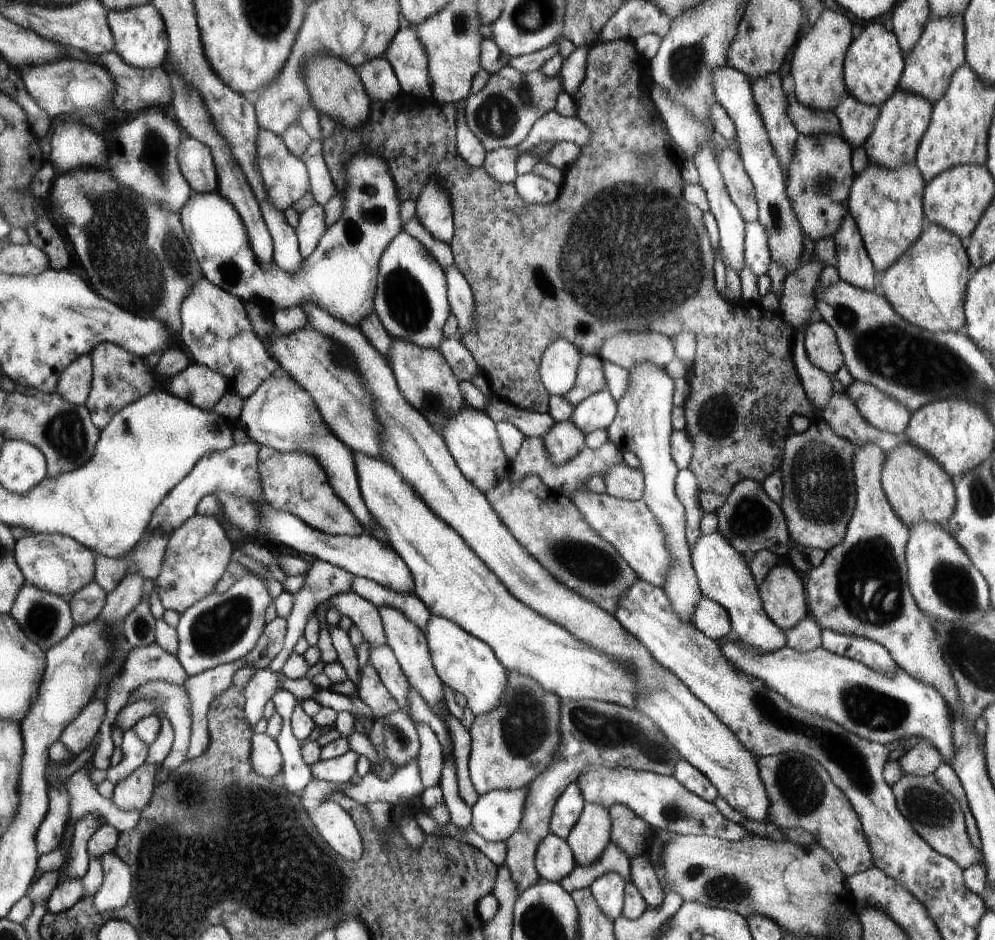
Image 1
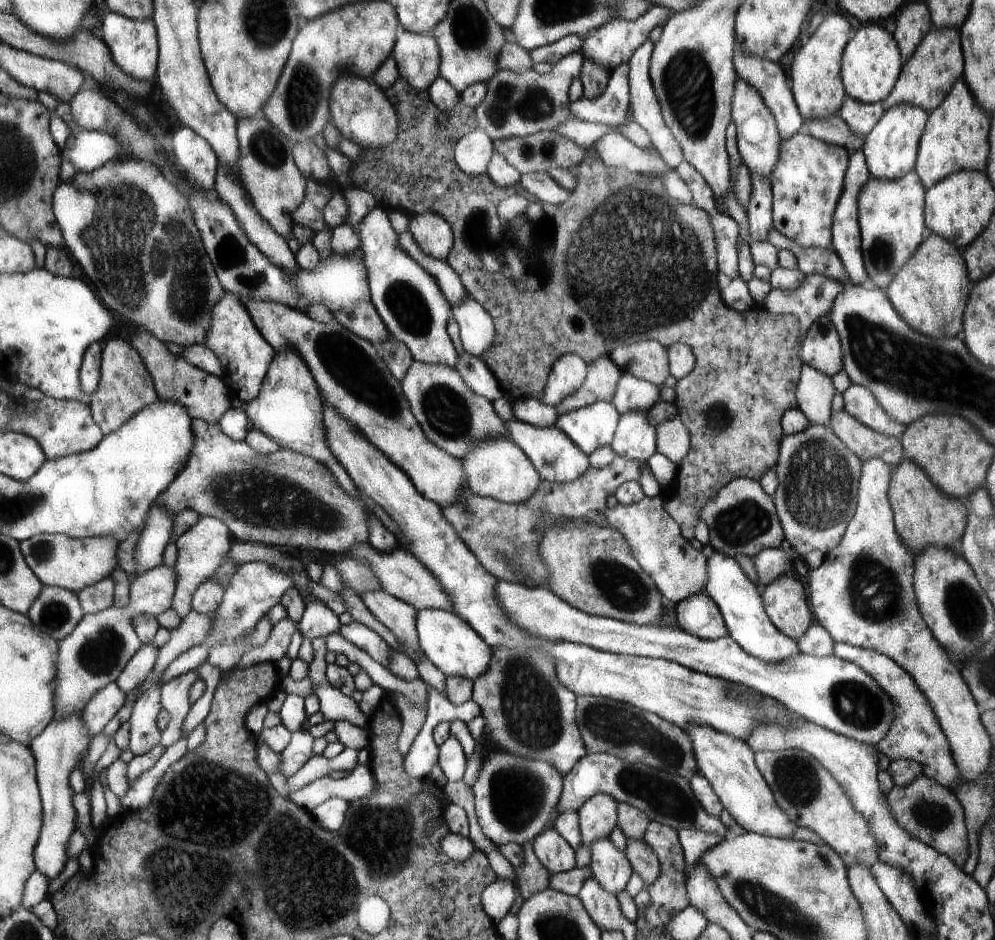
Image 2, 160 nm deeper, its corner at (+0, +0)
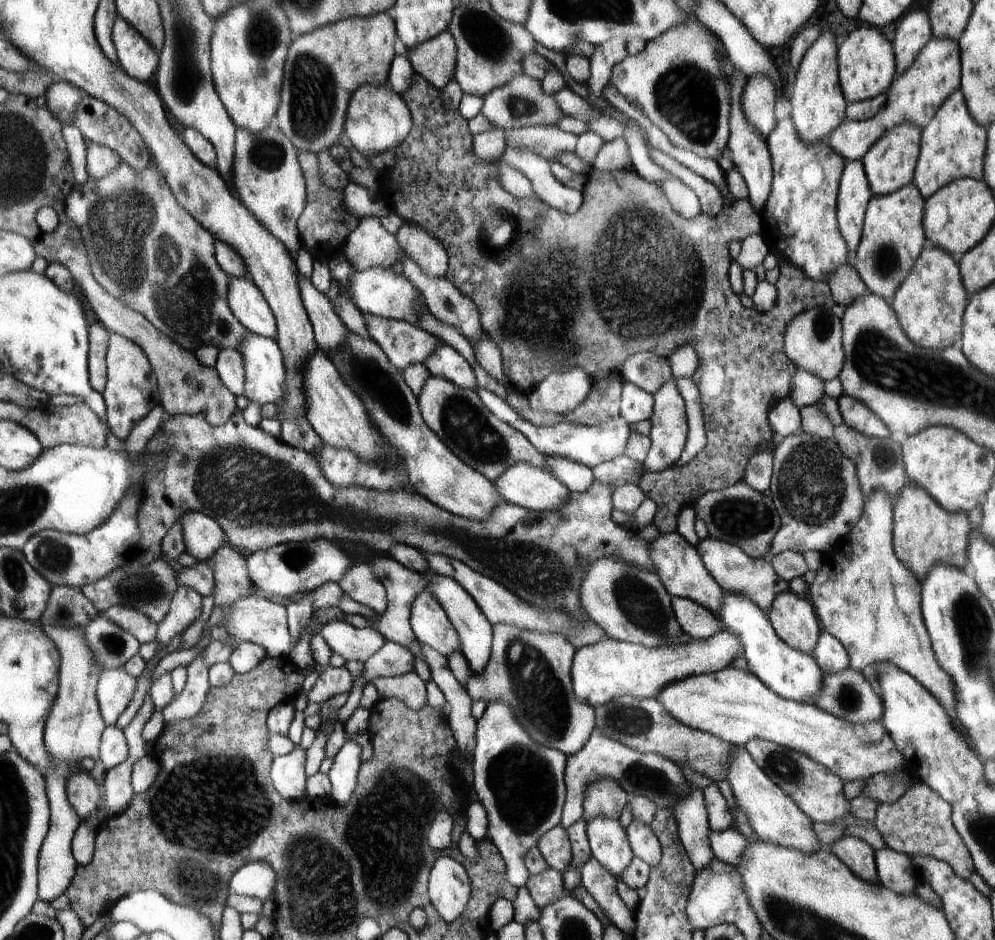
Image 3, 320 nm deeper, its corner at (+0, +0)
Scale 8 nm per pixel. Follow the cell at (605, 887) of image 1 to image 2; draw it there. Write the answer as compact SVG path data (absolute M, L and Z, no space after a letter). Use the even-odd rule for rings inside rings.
M608 838L592 844L591 874L610 894L618 895L633 876L633 865L626 853Z

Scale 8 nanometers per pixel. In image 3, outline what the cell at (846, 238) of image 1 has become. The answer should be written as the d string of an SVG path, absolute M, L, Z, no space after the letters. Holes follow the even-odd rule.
M847 161L837 196L837 223L852 255L864 236L865 212L872 198L863 162Z

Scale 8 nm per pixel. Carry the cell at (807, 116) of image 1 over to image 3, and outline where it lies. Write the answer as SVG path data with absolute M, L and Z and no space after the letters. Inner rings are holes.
M928 39L928 42L917 54L914 62L907 68L892 86L888 88L888 98L885 106L872 119L842 123L832 135L826 138L826 143L847 161L864 160L874 143L881 136L890 132L902 123L912 123L920 130L930 124L942 103L961 88L961 49L955 40Z

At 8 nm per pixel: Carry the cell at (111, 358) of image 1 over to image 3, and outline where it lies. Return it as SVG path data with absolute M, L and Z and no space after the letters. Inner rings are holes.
M111 332L108 343L108 382L102 396L106 405L107 425L125 441L135 424L161 404L160 385L145 351L128 337Z

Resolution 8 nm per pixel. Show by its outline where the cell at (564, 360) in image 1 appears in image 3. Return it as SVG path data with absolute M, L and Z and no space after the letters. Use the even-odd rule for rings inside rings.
M580 367L553 372L537 388L526 393L534 412L567 415L573 413L588 396L593 380Z

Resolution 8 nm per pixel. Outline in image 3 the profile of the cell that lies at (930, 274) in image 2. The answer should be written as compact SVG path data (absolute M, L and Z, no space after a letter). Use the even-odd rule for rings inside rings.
M934 245L927 246L921 252L916 266L901 284L897 294L889 301L894 312L897 313L901 327L914 344L922 348L942 350L946 346L954 346L960 340L960 336L962 336L962 314L965 314L964 308L968 304L970 295L965 286L962 286L962 281L963 276L961 275L959 261L952 254Z

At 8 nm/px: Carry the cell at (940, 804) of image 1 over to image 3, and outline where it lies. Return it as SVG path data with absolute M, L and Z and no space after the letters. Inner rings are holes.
M914 782L895 803L880 803L875 820L886 846L896 852L906 853L910 857L934 857L944 861L965 881L975 872L970 851L955 828L953 806L924 782Z

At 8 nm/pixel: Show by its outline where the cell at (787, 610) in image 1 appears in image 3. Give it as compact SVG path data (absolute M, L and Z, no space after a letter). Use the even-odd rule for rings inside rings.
M788 591L782 593L774 599L768 617L787 645L812 656L821 634L814 608L806 598L788 594Z

